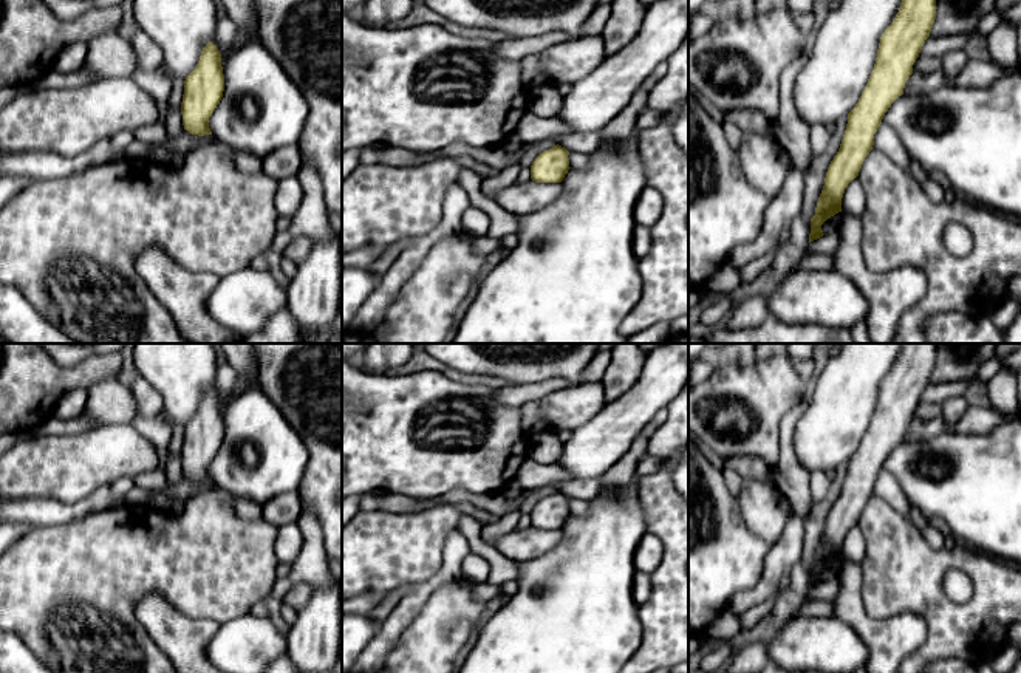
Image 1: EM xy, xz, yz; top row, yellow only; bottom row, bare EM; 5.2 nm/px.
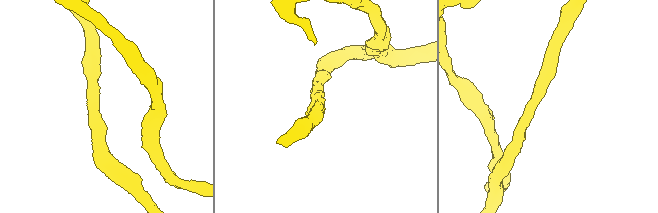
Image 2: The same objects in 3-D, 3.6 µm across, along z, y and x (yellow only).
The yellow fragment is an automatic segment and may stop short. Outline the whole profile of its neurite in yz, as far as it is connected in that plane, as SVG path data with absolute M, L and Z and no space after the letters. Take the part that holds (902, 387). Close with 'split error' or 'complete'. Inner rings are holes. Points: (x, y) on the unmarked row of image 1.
M902 343L899 359L880 384L868 430L848 459L840 495L828 514L815 562L811 565L809 589L823 583L821 571L842 559L845 535L859 523L885 459L903 441L934 365L936 343Z; complete

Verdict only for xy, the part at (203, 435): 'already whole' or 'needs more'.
already whole

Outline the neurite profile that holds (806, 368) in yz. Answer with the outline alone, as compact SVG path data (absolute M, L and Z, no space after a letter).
M814 357L804 360L794 360L794 368L806 384L812 384L817 376L817 364Z

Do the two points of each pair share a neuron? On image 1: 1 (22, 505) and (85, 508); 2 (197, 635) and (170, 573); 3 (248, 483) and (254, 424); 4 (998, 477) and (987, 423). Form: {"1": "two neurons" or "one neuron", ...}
{"1": "one neuron", "2": "two neurons", "3": "one neuron", "4": "two neurons"}

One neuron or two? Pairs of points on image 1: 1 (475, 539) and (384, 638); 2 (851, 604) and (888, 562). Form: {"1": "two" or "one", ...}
{"1": "two", "2": "two"}

